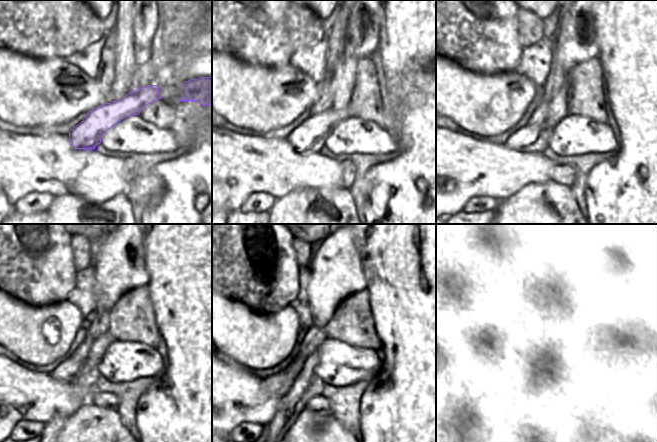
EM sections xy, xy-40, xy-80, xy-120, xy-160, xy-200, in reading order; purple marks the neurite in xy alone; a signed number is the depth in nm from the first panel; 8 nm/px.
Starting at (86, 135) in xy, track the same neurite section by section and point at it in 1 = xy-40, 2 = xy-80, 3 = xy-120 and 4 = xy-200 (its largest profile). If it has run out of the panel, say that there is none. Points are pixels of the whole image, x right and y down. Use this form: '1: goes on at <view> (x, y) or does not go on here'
1: goes on at xy-40 (309, 137)
2: goes on at xy-80 (531, 138)
3: goes on at xy-120 (68, 370)
4: goes on at xy-200 (497, 391)

